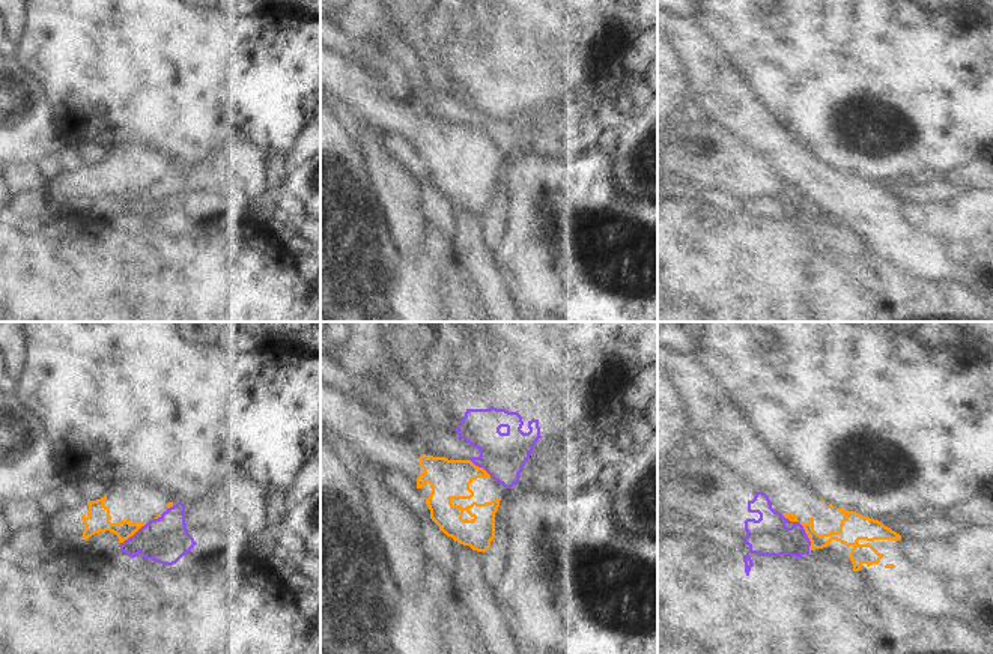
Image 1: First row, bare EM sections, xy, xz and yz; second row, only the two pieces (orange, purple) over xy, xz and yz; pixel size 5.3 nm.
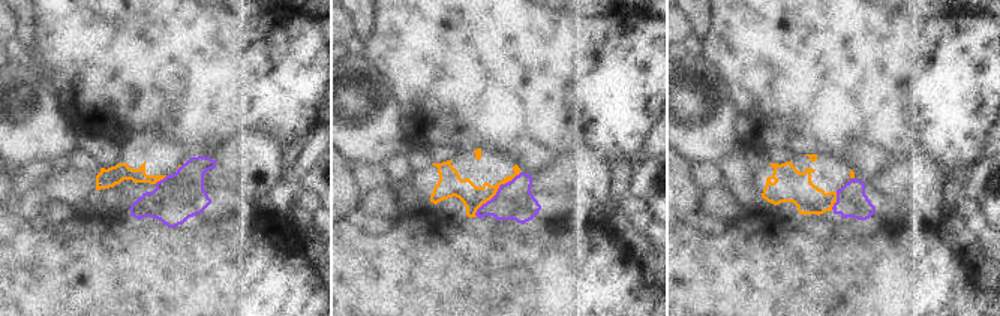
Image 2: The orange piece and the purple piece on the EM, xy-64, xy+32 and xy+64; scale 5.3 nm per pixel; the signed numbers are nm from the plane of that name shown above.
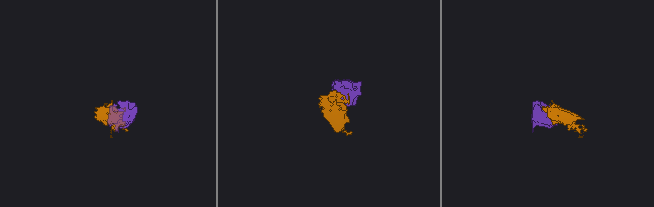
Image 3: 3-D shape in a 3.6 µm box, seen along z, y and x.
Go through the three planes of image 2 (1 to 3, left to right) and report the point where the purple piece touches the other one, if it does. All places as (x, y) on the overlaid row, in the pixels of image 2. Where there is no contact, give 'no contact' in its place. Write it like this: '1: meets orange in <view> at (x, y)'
1: meets orange in xy-64 at (161, 178)
2: meets orange in xy+32 at (497, 190)
3: meets orange in xy+64 at (835, 201)

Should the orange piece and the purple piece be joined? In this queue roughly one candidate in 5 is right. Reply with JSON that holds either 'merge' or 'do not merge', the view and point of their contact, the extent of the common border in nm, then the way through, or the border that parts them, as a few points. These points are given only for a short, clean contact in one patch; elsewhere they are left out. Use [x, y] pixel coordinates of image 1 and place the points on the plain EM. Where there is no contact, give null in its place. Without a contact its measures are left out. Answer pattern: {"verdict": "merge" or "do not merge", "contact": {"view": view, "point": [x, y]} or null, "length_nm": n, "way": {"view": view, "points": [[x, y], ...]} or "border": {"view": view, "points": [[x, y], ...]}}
{"verdict": "do not merge", "contact": {"view": "yz", "point": [804, 191]}, "length_nm": 260, "border": {"view": "yz", "points": [[781, 178], [802, 190], [810, 205], [810, 214]]}}

